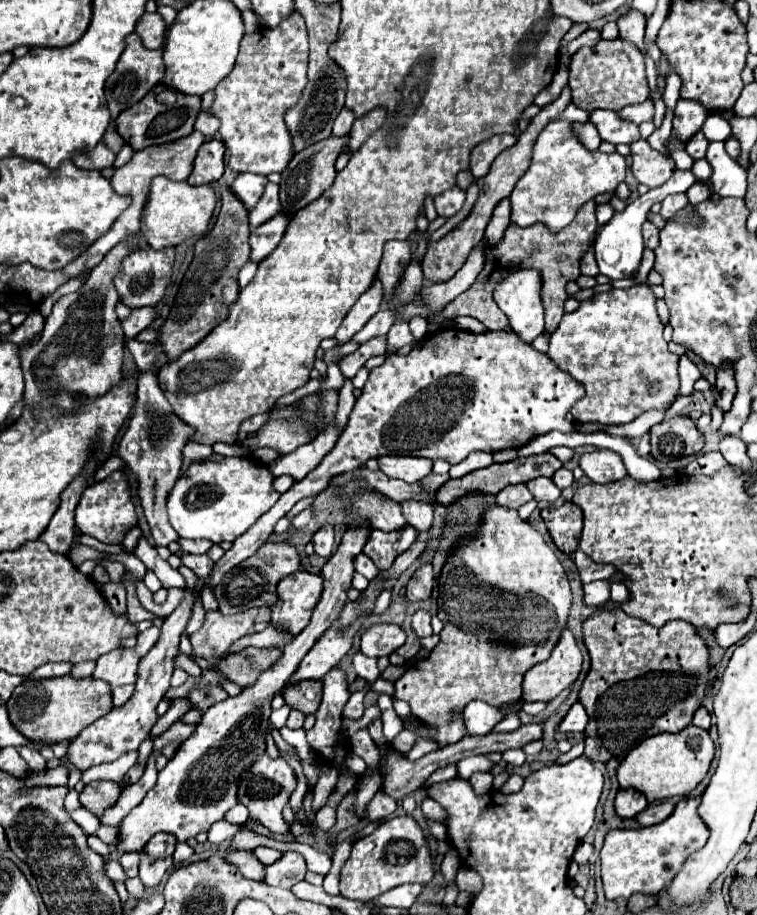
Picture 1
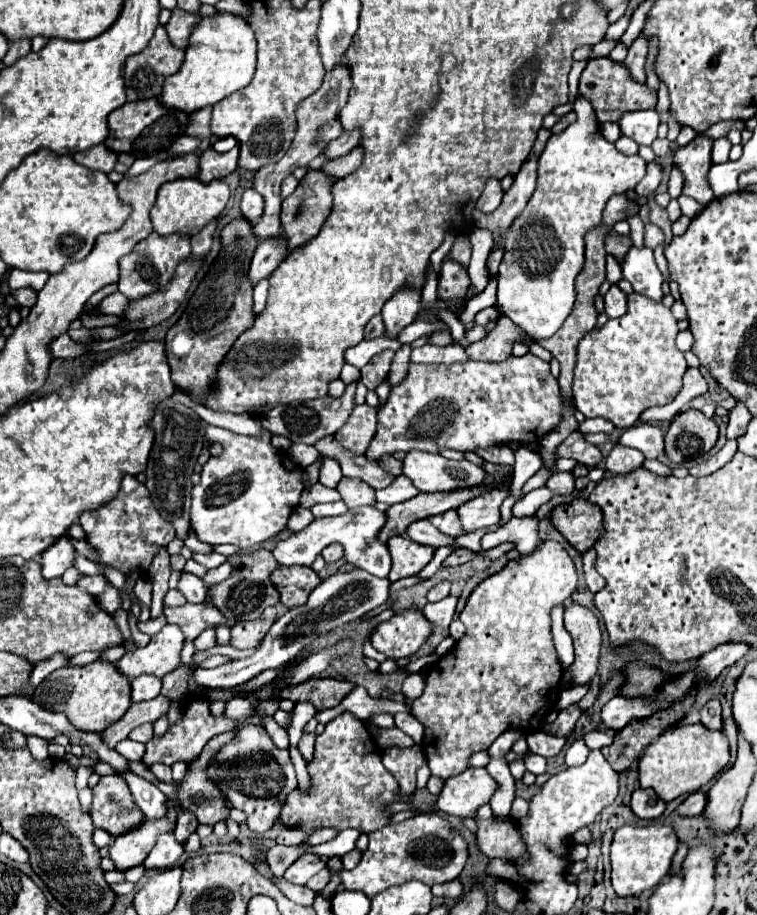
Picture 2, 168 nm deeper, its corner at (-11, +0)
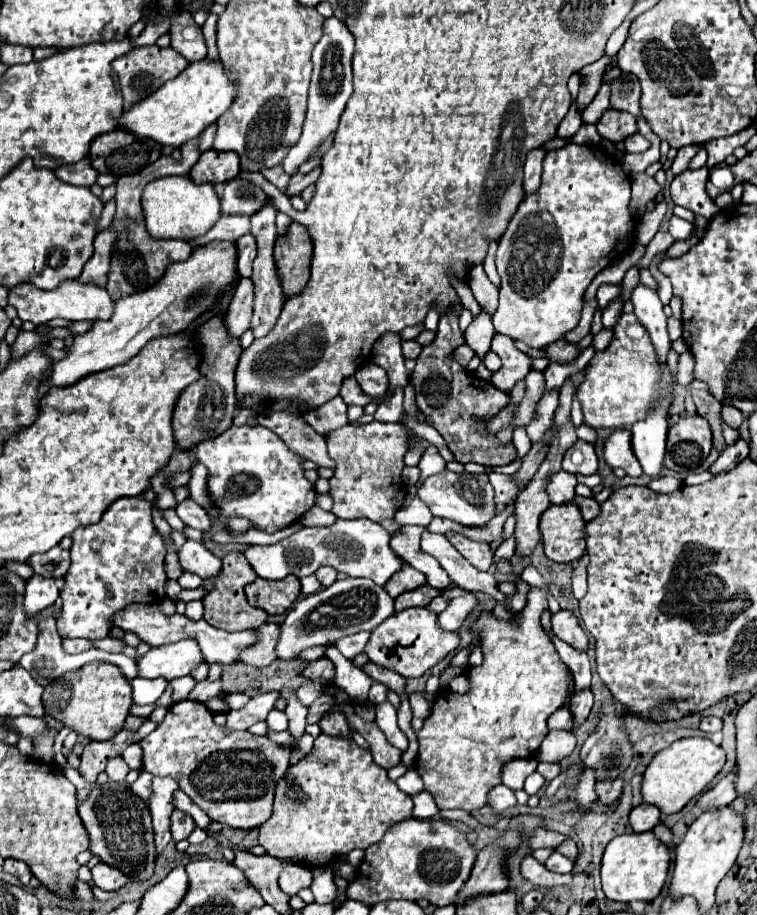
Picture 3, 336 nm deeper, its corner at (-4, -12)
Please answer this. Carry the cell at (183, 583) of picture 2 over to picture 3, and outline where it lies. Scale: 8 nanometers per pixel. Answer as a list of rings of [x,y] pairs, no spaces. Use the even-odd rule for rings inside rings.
[[[195,600],[195,602],[189,602],[187,604],[187,608],[185,608],[185,616],[189,618],[189,620],[201,620],[203,618],[203,602],[199,602],[199,600]]]

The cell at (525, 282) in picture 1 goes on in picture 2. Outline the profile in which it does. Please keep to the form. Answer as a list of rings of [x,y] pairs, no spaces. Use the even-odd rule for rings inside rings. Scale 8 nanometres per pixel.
[[[578,96],[574,100],[574,112],[576,120],[562,134],[550,136],[544,152],[538,158],[536,190],[506,236],[506,250],[500,264],[496,302],[502,308],[504,316],[524,328],[524,332],[536,340],[550,338],[570,314],[576,300],[574,278],[584,264],[584,234],[600,224],[606,200],[612,194],[624,194],[626,190],[634,190],[634,186],[646,174],[646,162],[638,154],[626,156],[618,152],[614,144],[602,138],[600,122],[586,98]]]

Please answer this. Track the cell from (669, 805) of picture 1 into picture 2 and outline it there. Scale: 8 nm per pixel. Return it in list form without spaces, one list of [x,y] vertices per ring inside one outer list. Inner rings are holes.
[[[698,790],[698,792],[692,792],[678,808],[676,808],[676,814],[680,816],[698,816],[706,806],[706,792]]]

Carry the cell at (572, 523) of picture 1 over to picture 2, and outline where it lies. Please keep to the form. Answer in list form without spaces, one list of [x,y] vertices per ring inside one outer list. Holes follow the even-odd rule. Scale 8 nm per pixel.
[[[574,498],[570,504],[556,506],[550,520],[578,552],[590,550],[602,534],[602,512],[586,498]]]

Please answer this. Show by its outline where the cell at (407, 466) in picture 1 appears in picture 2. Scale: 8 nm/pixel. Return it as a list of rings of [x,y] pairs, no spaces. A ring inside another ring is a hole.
[[[412,450],[406,454],[406,458],[402,460],[402,474],[408,476],[410,482],[420,492],[450,492],[450,490],[458,490],[458,488],[480,486],[486,476],[486,472],[482,468],[478,468],[476,464],[470,464],[468,460],[454,462],[440,454],[428,454],[428,452],[420,452],[420,450]]]

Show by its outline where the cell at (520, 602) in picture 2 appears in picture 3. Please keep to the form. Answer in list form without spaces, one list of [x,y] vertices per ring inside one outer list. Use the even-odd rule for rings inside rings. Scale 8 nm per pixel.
[[[531,588],[527,606],[521,610],[521,620],[497,620],[491,612],[483,612],[473,632],[479,640],[485,660],[481,666],[469,670],[471,690],[467,694],[449,694],[433,704],[433,712],[425,718],[425,726],[417,732],[419,754],[415,770],[423,778],[425,790],[435,798],[439,808],[461,808],[475,812],[487,806],[487,794],[495,784],[501,784],[501,770],[515,758],[535,758],[537,750],[547,736],[547,718],[565,706],[573,692],[573,680],[569,668],[559,658],[553,642],[541,628],[541,614],[547,610],[545,592]]]

